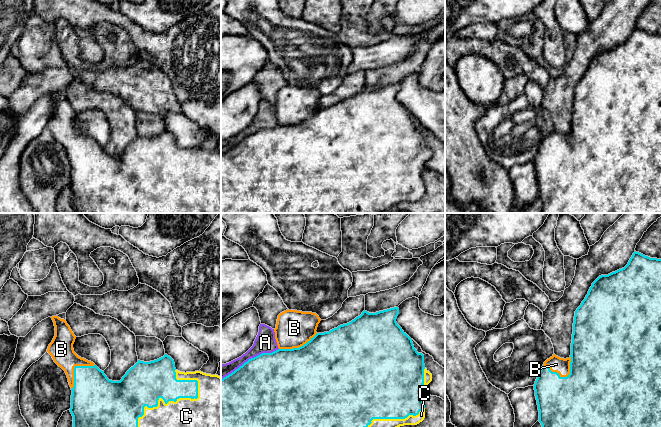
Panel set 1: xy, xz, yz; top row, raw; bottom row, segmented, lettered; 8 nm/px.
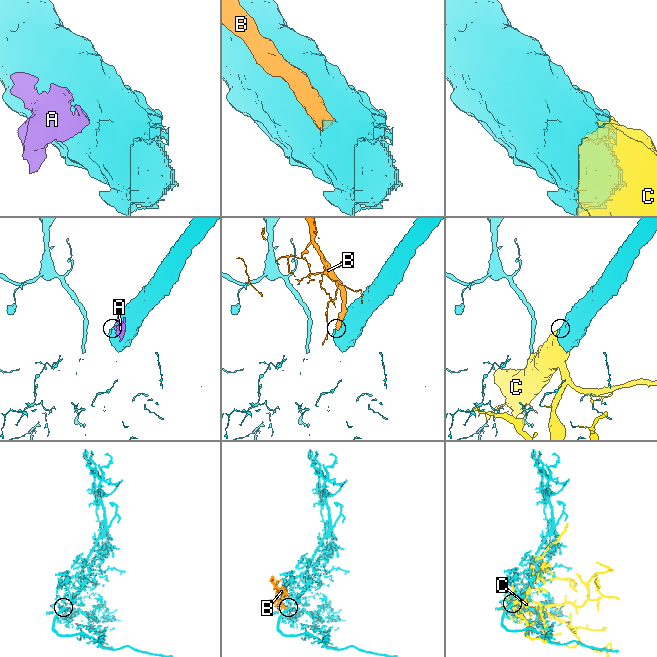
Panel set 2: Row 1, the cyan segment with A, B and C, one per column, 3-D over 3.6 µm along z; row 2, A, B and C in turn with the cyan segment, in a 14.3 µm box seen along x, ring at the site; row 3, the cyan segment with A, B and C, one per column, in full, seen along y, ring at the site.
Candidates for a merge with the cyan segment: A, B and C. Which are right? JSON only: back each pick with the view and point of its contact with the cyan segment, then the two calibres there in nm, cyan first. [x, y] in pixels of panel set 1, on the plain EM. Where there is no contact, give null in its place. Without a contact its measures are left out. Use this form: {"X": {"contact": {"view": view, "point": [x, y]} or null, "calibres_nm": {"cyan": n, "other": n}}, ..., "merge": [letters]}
{"B": {"contact": {"view": "yz", "point": [564, 153]}, "calibres_nm": {"cyan": 500, "other": 130}}, "C": {"contact": {"view": "xy", "point": [161, 173]}, "calibres_nm": {"cyan": 340, "other": 380}}, "merge": ["B", "C"]}

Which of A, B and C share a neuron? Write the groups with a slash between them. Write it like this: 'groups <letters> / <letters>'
groups A / B C

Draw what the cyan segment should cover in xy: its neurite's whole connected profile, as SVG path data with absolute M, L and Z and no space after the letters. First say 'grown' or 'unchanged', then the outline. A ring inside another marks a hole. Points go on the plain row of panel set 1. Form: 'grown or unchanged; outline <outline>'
grown; outline M58 92L51 93L55 102L55 112L49 120L47 128L52 132L54 138L61 143L68 154L72 166L70 188L73 192L73 205L75 213L221 213L221 153L206 150L201 147L180 148L175 144L174 136L165 130L163 133L144 138L138 138L131 143L120 157L112 157L107 154L104 147L100 146L93 138L79 133L73 125L76 112L72 108L66 96Z

